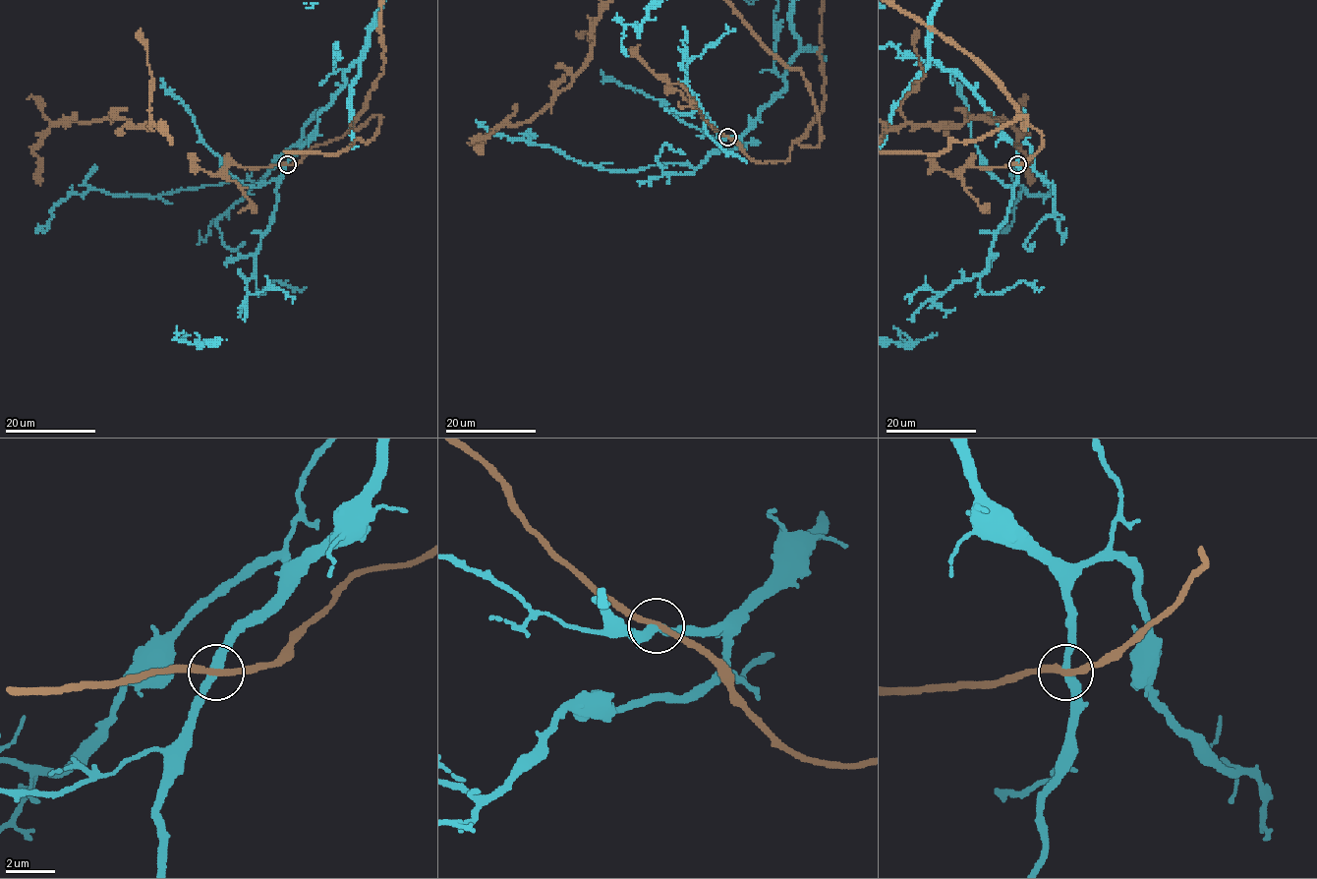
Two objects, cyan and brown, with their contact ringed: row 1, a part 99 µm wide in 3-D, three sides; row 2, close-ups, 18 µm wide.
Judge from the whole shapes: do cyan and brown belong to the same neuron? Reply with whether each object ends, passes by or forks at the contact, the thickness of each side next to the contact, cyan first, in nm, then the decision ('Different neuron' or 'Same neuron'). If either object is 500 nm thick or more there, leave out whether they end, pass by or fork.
At the ring cyan passes by. At the ring brown passes by. Thickness 320 nm (cyan) against 240 nm. Same neuron

